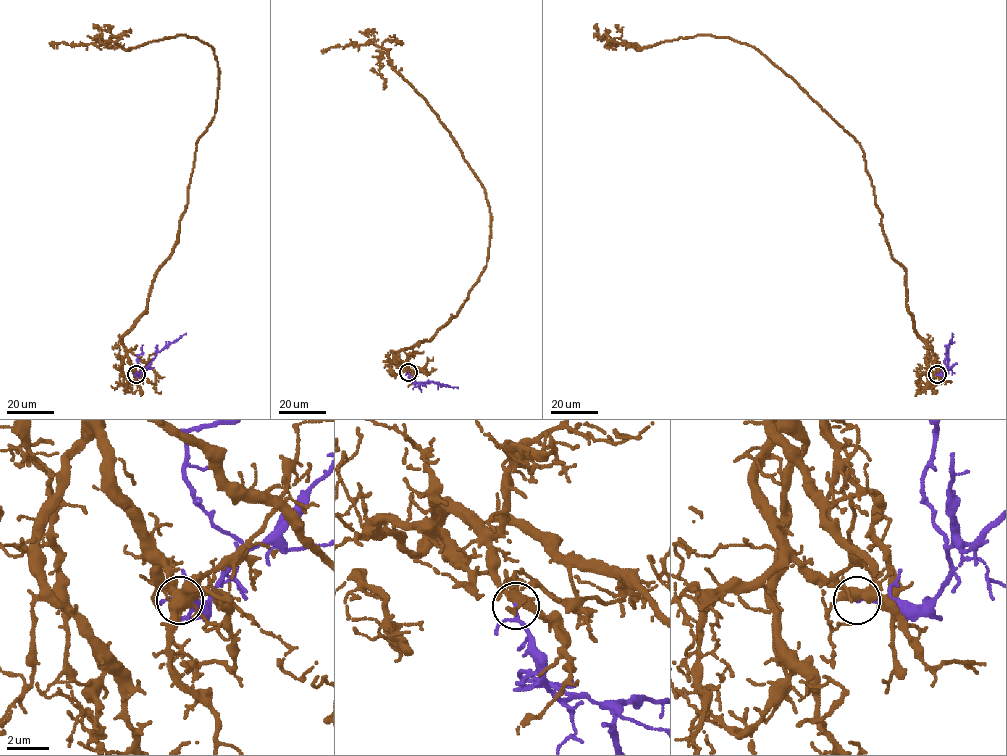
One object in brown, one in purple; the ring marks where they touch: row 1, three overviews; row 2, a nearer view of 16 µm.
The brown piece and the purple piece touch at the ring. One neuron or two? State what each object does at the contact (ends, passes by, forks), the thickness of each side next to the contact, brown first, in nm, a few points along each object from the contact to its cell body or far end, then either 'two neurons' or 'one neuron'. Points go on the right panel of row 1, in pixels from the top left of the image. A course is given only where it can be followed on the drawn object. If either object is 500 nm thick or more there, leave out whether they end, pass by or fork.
brown forks there; purple passes by; 380 nm thick on the brown side, 160 nm on the other; brown runs (937, 374), (856, 140), (751, 46), (697, 35), (637, 50), (609, 41), (615, 49); purple runs (937, 374), (944, 375), (947, 371), (948, 346), (953, 334); two neurons

